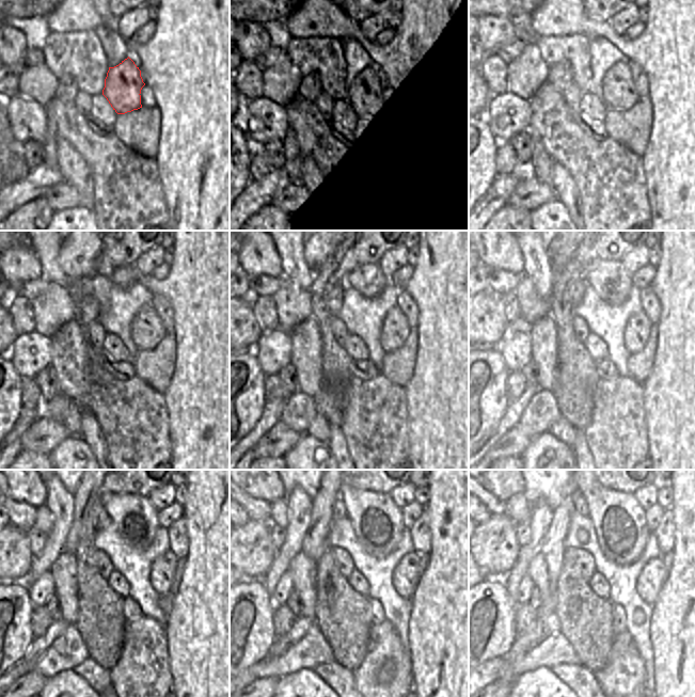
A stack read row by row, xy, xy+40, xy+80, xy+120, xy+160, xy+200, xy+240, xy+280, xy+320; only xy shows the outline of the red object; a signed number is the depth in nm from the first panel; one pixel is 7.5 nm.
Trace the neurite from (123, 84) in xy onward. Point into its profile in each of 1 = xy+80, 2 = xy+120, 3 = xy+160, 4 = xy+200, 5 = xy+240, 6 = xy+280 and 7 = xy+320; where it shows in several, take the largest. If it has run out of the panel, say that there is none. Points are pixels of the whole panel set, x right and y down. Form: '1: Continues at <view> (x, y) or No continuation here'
1: Continues at xy+80 (618, 91)
2: Continues at xy+120 (146, 330)
3: Continues at xy+160 (395, 329)
4: Continues at xy+200 (637, 329)
5: Continues at xy+240 (162, 571)
6: Continues at xy+280 (407, 574)
7: Continues at xy+320 (652, 576)

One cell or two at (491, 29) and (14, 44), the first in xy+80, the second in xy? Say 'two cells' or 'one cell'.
one cell

